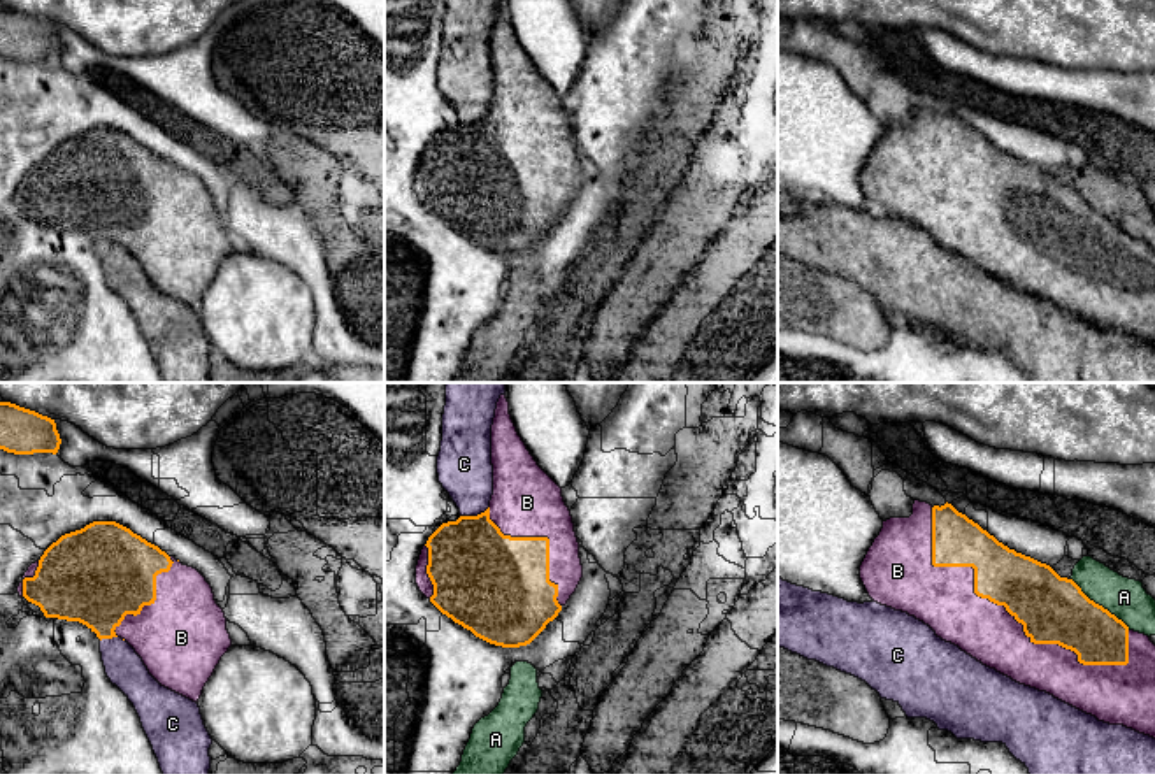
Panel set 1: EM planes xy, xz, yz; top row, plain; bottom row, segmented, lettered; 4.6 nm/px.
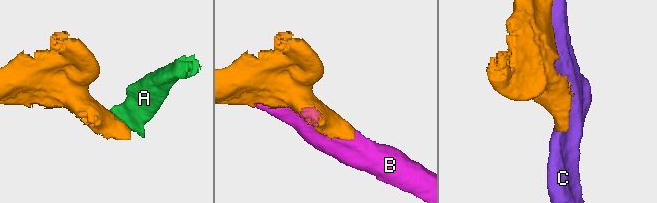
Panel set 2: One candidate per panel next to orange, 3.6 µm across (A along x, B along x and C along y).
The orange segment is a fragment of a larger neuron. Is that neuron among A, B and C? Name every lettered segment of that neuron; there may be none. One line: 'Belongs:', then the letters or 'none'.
Belongs: B

